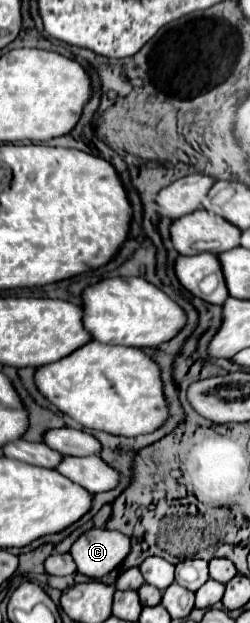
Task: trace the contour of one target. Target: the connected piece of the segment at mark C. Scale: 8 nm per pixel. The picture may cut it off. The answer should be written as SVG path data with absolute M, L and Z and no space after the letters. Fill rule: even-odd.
M92 528L80 534L70 554L80 574L88 578L102 578L116 568L130 552L130 538L106 528Z

